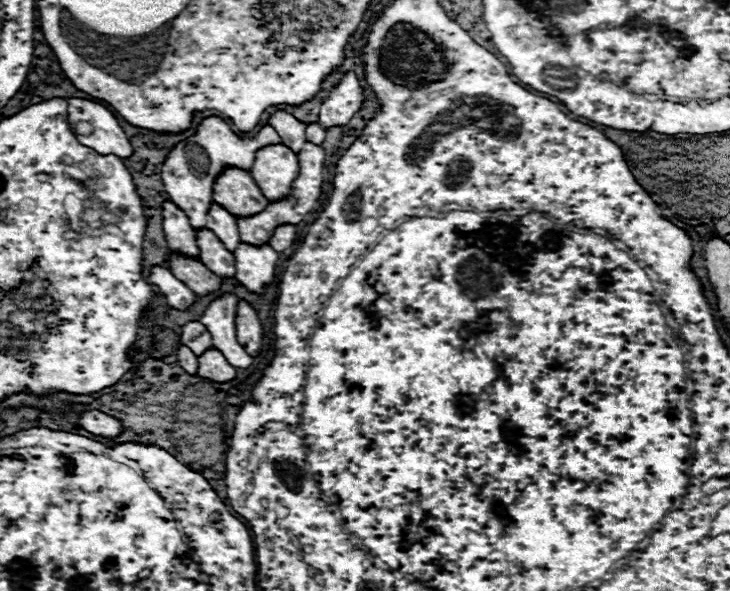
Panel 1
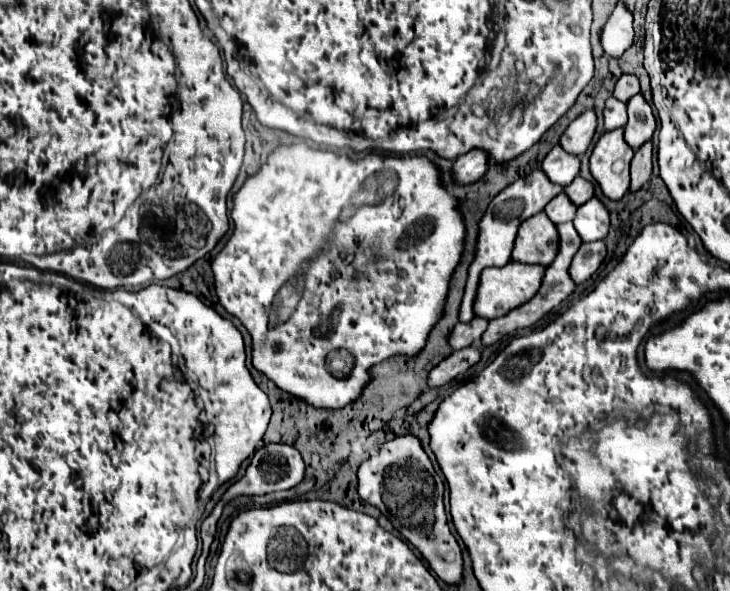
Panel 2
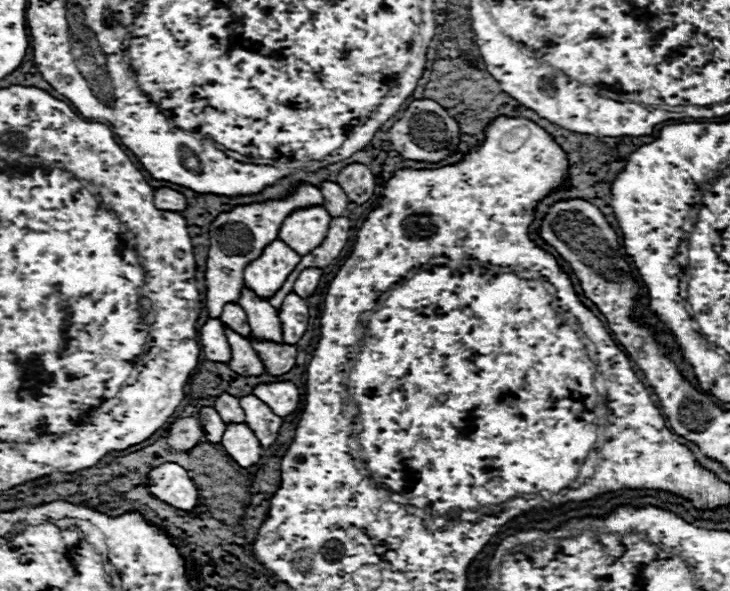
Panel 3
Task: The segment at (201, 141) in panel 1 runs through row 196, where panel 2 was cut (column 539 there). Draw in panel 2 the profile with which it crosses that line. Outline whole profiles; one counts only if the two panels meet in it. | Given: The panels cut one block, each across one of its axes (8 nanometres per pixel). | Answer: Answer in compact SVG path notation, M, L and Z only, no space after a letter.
M532 170L528 176L518 178L516 182L512 182L510 186L506 186L498 196L494 196L494 200L488 204L484 216L478 222L478 238L476 238L476 252L474 252L474 260L468 266L468 280L466 280L466 288L464 288L464 298L460 304L460 314L458 320L460 322L470 322L474 318L472 314L472 306L474 306L474 296L476 296L476 288L478 288L478 278L480 272L488 266L504 266L510 262L510 254L514 248L514 240L516 240L516 232L518 226L544 210L544 206L558 196L558 192L562 192L562 186L552 184L546 174L542 170Z

